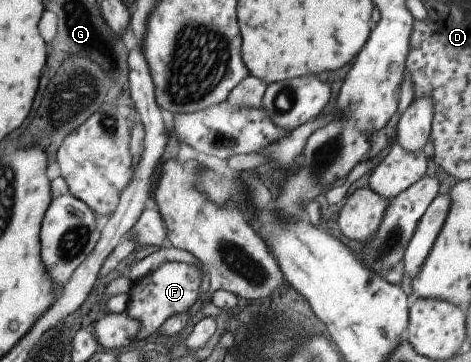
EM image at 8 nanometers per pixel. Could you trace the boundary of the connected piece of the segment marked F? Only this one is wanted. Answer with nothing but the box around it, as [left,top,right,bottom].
[126,260,204,343]

